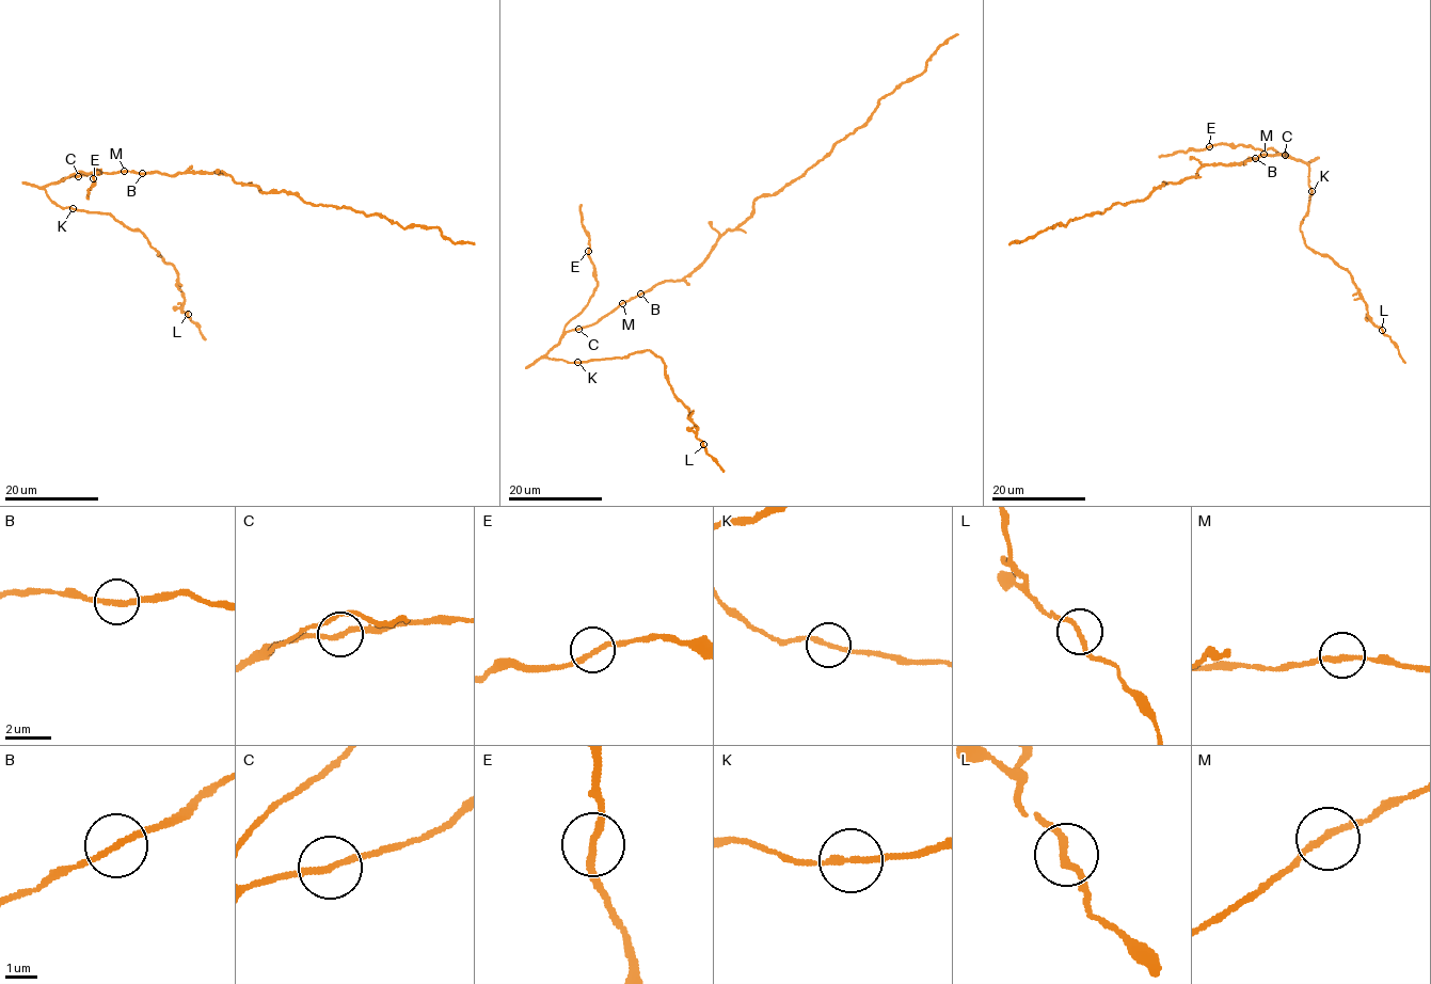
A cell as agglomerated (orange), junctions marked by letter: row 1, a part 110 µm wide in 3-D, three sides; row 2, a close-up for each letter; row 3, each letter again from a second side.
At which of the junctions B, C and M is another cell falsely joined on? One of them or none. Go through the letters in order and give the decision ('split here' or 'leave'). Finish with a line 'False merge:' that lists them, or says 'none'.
B: leave
C: leave
M: leave
False merge: none

